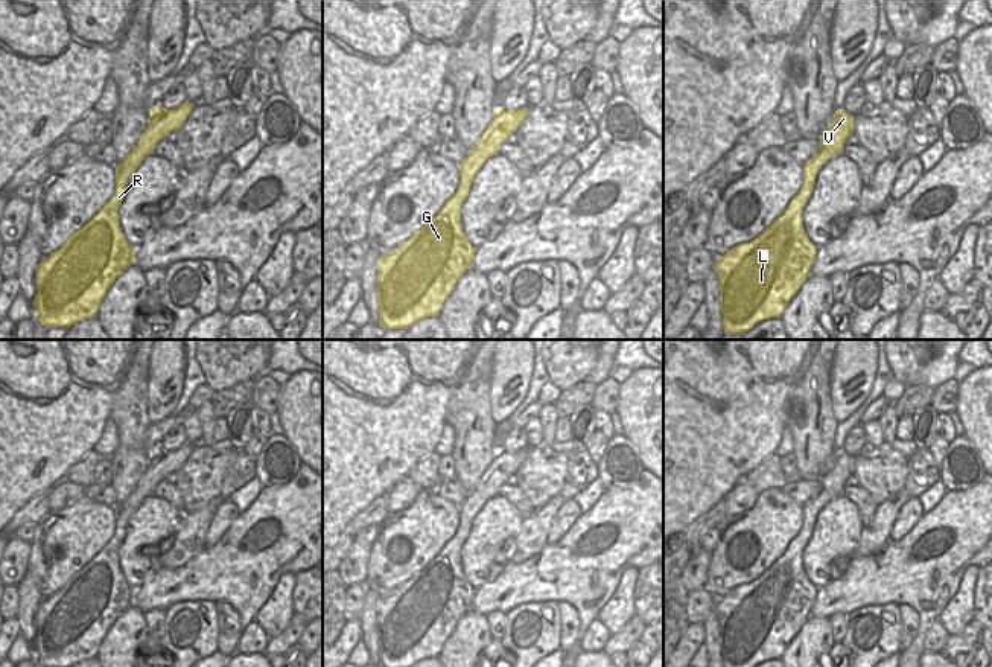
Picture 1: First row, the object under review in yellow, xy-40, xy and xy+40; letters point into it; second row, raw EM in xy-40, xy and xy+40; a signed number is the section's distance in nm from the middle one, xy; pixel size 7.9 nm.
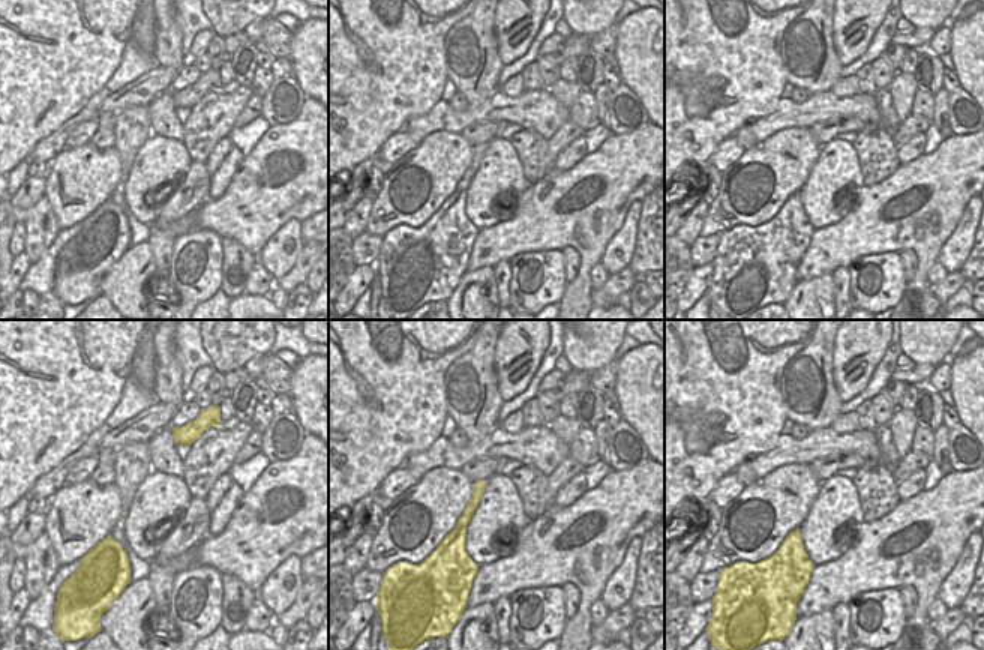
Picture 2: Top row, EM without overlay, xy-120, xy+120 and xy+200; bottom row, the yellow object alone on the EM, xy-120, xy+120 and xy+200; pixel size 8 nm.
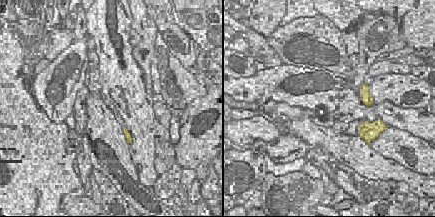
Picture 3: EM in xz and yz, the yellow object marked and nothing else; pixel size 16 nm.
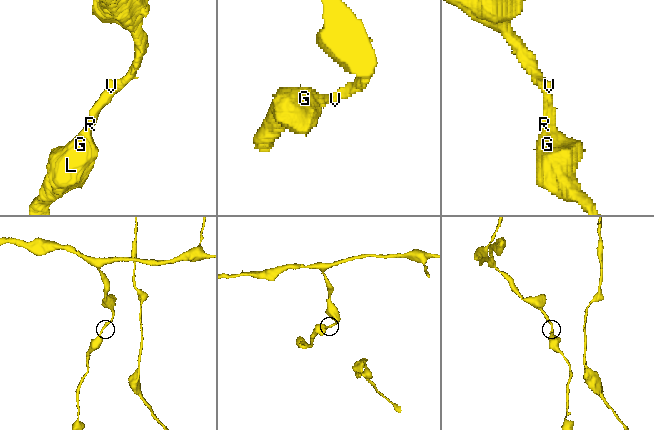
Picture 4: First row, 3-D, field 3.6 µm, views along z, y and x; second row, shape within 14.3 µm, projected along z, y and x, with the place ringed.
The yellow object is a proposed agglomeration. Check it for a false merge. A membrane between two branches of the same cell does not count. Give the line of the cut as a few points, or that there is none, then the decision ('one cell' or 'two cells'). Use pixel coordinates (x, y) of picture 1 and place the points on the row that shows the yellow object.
cut none; one cell

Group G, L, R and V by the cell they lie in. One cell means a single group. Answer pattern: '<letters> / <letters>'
G L R V

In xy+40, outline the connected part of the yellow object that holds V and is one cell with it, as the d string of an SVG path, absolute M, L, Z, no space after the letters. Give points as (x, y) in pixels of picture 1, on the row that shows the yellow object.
M837 110L832 123L819 137L820 151L803 164L802 187L791 198L784 213L753 241L739 244L724 256L717 257L714 270L718 279L720 312L726 335L744 335L764 320L781 318L788 303L809 277L817 247L805 233L803 207L814 190L816 177L822 166L841 154L849 136L854 136L854 116L844 110Z

